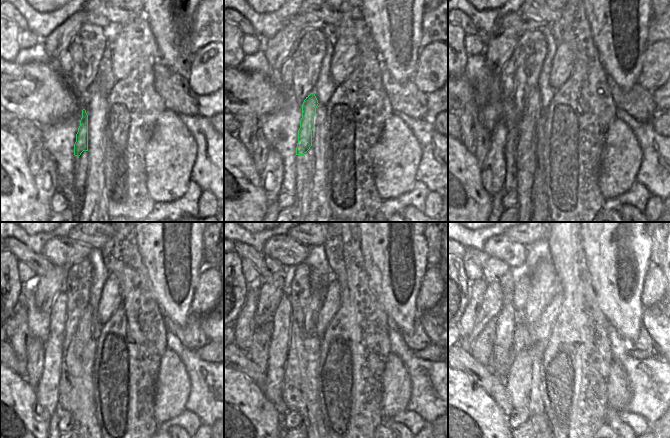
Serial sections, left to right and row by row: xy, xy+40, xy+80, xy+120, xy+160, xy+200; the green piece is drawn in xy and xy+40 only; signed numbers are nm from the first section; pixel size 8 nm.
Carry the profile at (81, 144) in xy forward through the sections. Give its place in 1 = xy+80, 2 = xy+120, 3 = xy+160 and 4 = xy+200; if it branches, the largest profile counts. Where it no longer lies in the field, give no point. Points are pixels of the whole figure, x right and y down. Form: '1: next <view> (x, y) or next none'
1: next xy+80 (527, 126)
2: next xy+120 (84, 333)
3: next xy+160 (317, 294)
4: next xy+200 (544, 283)

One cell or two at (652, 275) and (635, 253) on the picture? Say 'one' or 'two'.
two

